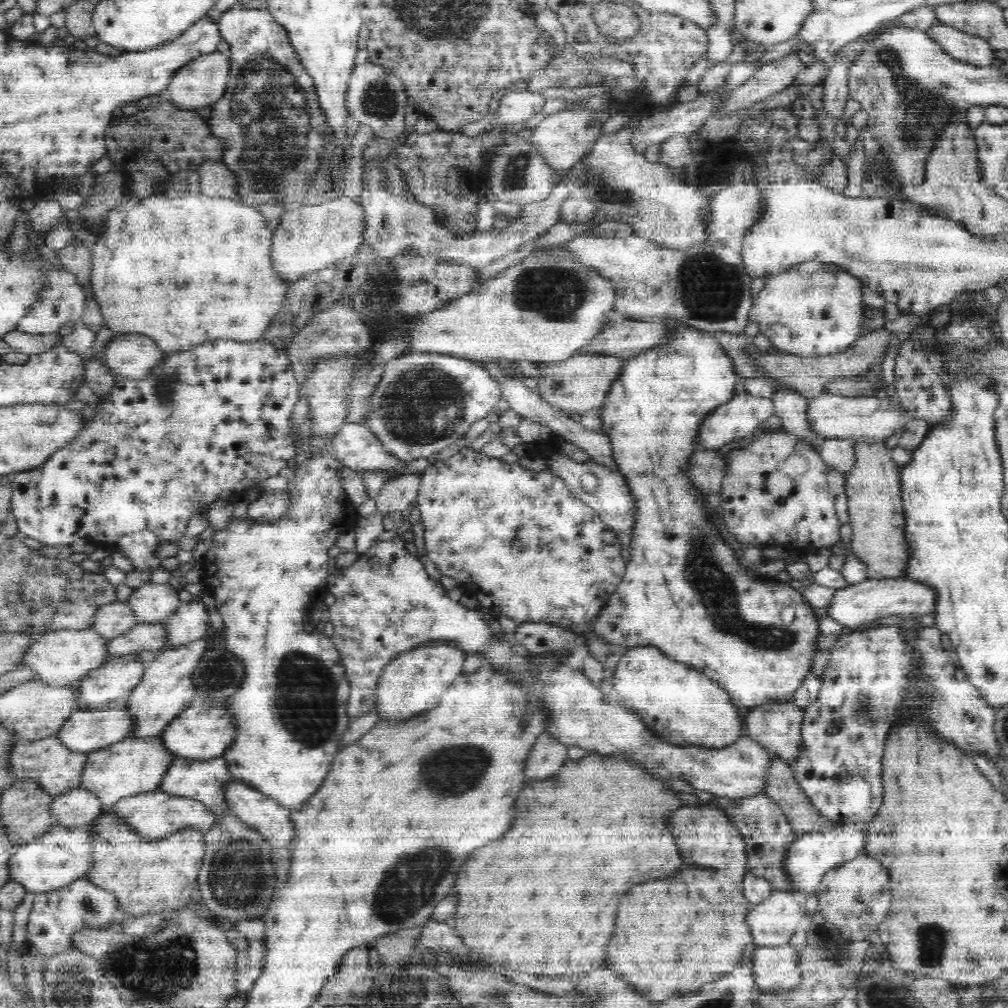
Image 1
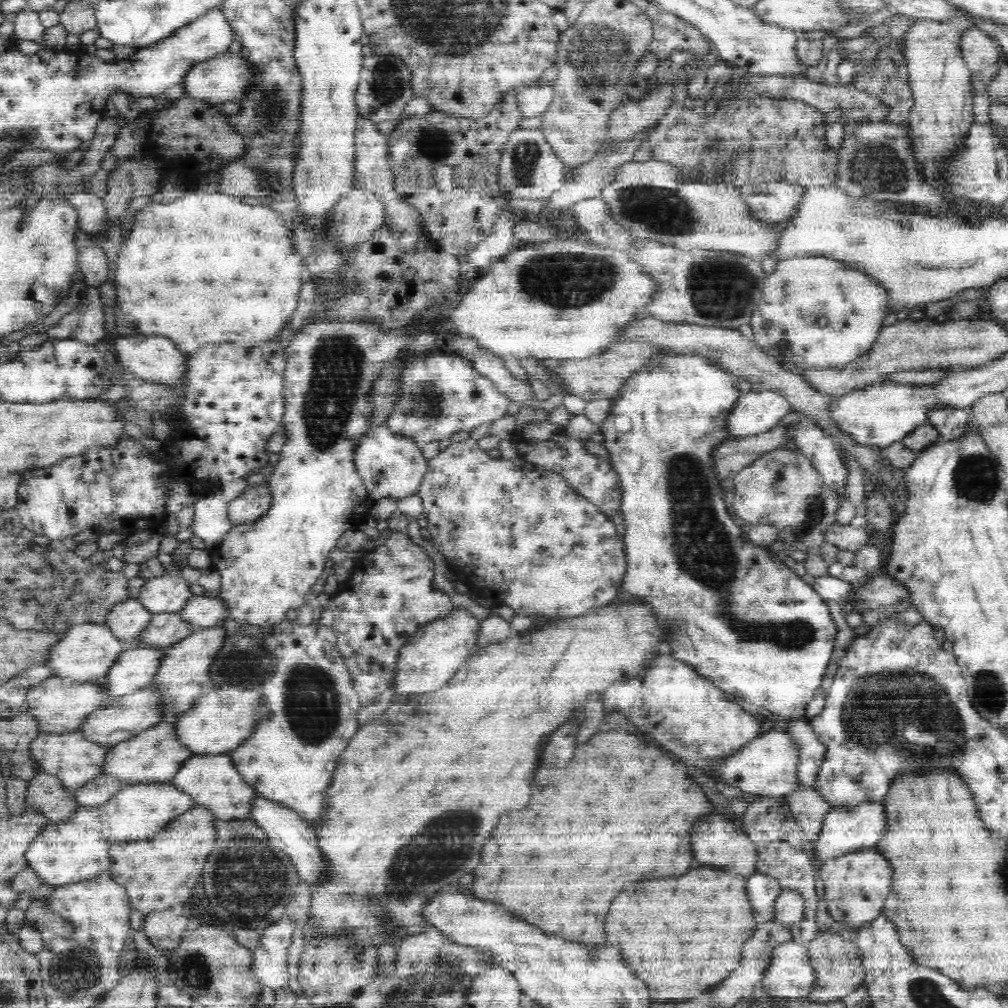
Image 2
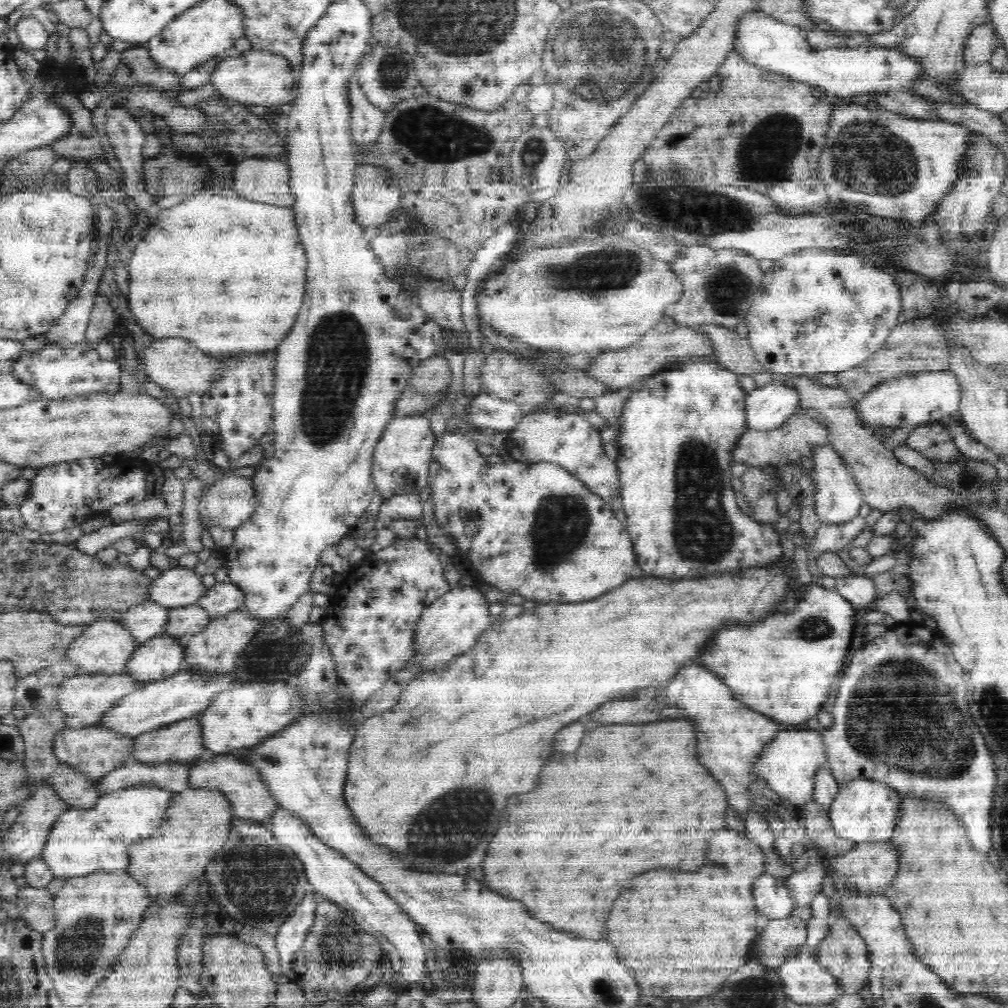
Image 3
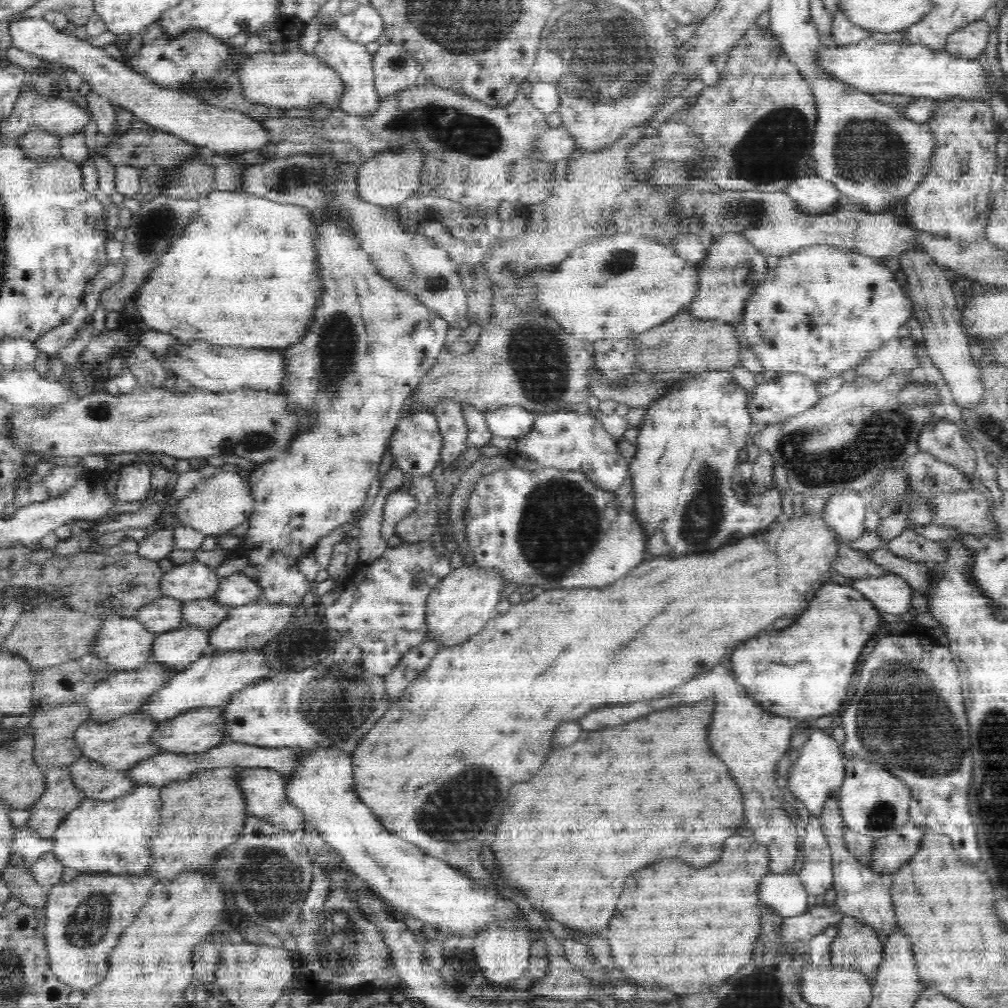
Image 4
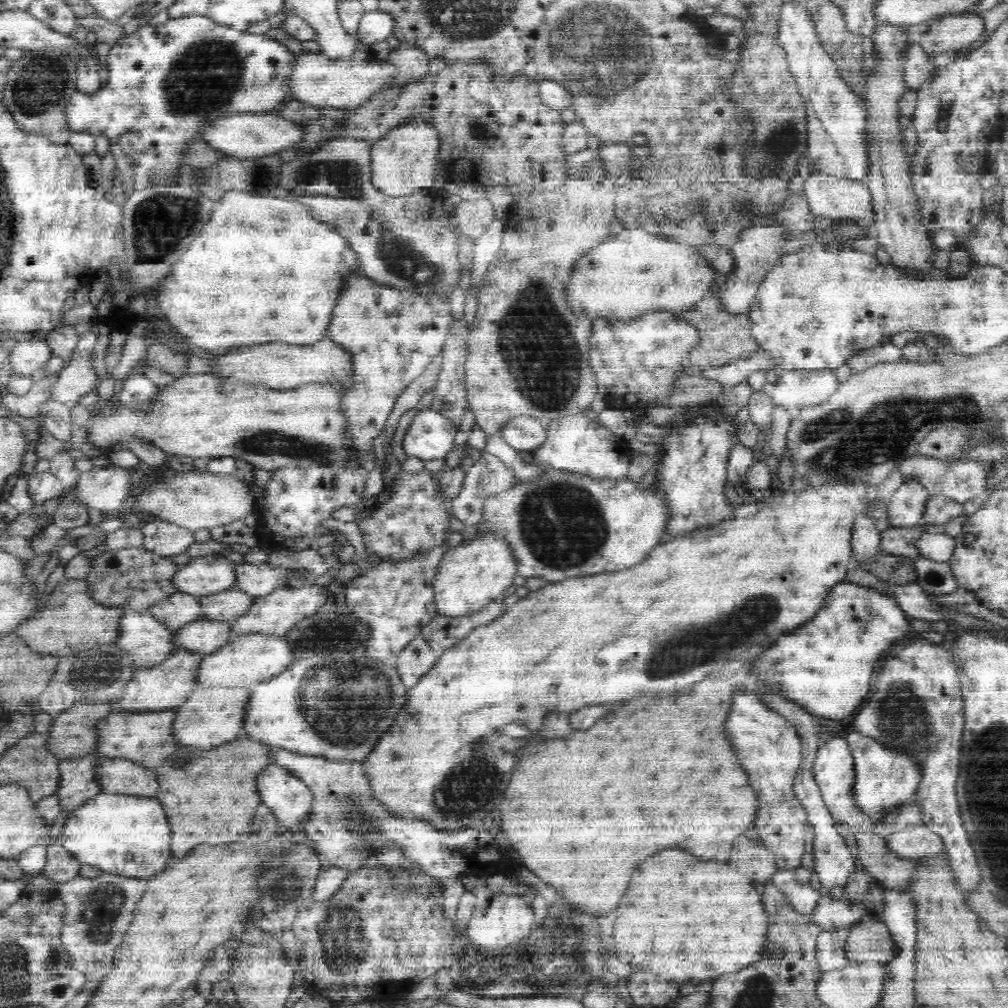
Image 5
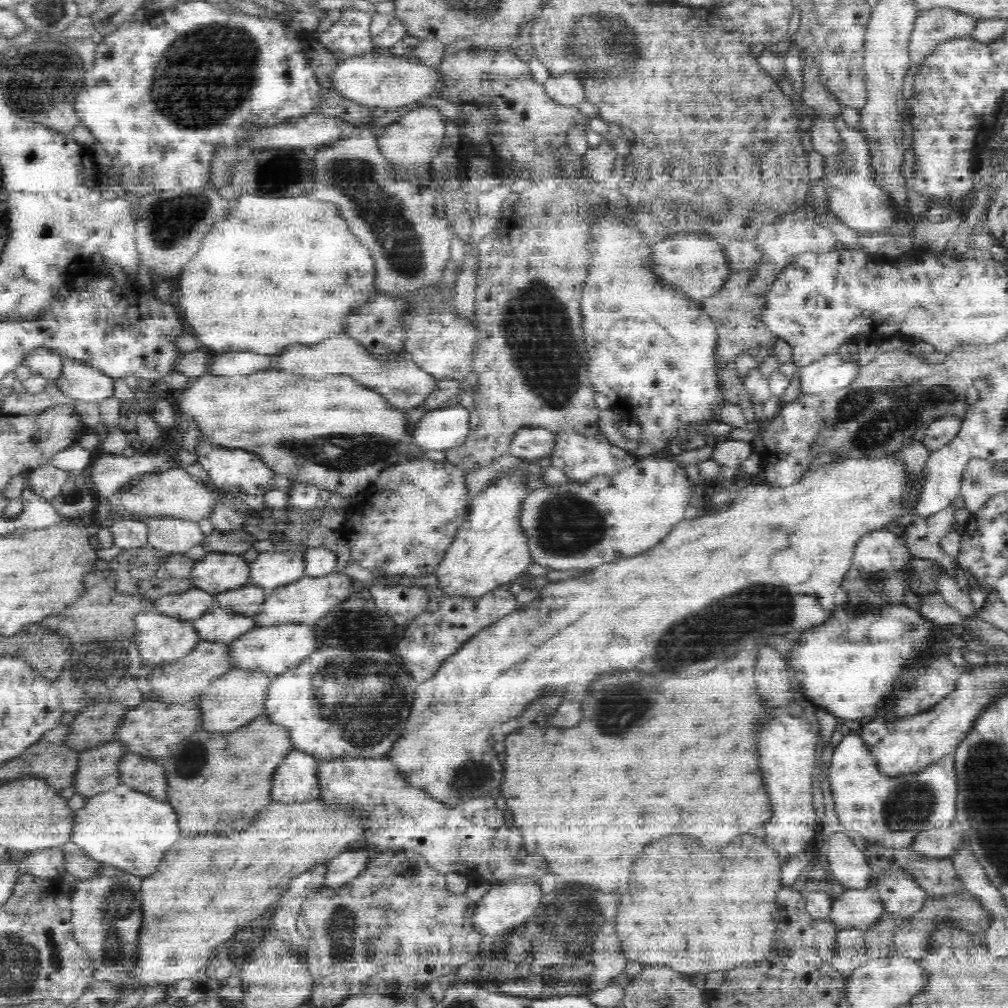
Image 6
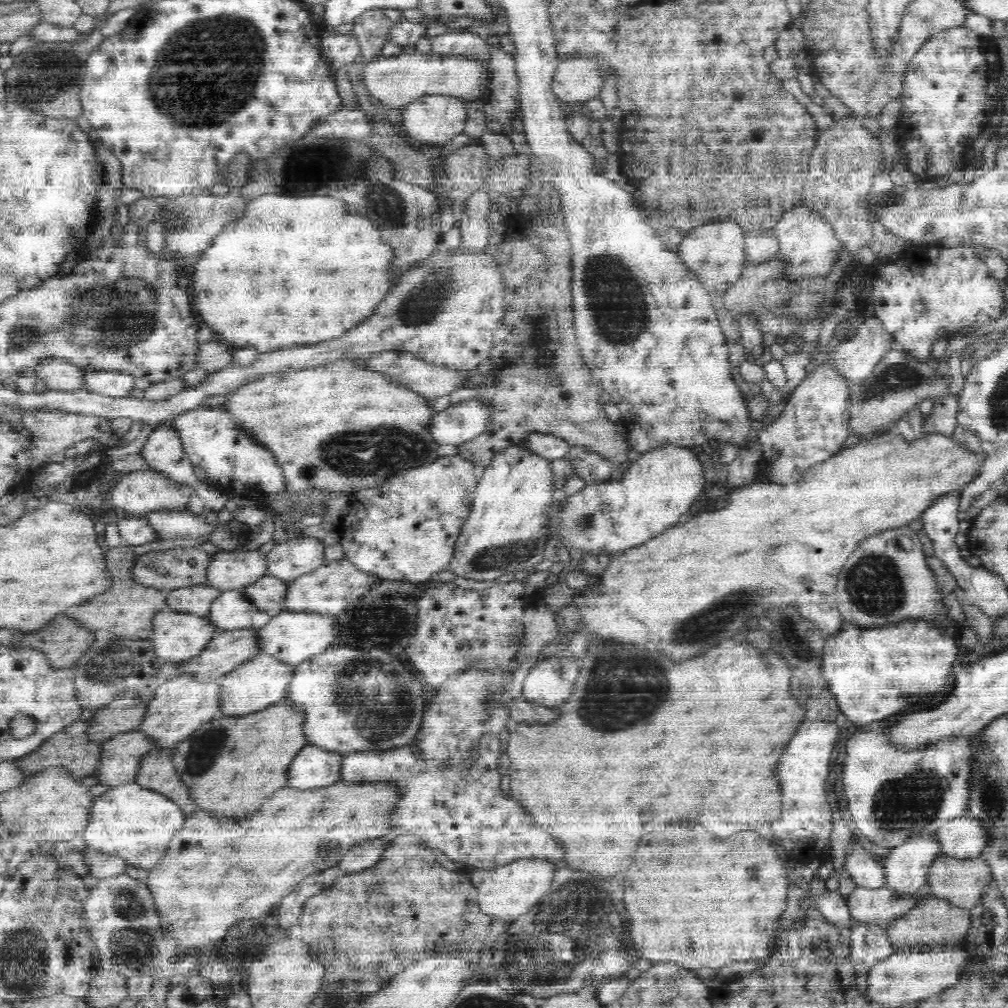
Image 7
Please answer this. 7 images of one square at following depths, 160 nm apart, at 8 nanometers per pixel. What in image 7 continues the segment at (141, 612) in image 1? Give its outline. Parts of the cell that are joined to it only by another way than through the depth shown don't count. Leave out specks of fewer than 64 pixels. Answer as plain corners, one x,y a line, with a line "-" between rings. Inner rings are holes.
259,549
220,550
208,569
208,584
221,590
245,588
269,571
268,556

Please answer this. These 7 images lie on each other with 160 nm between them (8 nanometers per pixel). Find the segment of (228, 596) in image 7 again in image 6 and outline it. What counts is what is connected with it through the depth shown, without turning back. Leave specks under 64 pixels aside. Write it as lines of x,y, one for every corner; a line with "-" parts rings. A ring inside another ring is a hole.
217,605
194,621
201,640
220,640
222,642
238,640
246,632
256,628
257,616
246,616
234,612
226,605

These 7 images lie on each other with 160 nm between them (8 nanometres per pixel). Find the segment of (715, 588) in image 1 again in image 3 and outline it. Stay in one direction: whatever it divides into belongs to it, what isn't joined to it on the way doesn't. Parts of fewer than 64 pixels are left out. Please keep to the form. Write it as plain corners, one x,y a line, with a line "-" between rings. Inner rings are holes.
704,361
704,362
694,362
690,364
686,364
685,366
676,368
674,370
669,370
666,372
662,372
658,375
652,375
651,377
642,378
644,379
643,386
639,390
638,393
634,394
627,402
622,411
619,428
621,429
621,433
617,438
619,445
621,446
621,455
619,456
617,461
618,469
620,469
620,484
621,484
621,502
624,507
624,512
627,516
626,528
629,529
630,536
633,537
634,548
637,551
637,561
640,565
640,568
644,570
644,572
658,572
658,576
686,576
686,572
716,572
718,568
738,568
738,564
762,564
762,562
767,562
768,560
774,560
775,557
778,557
780,553
783,553
783,549
779,545
780,535
779,531
776,530
776,521
772,520
757,520
754,516
748,516
744,509
741,510
741,507
737,501
737,493
732,489
732,484
730,483
732,479
732,466
735,464
735,458
733,457
733,450
737,447
741,436
750,430
749,428
749,420
747,419
746,413
746,398
748,393
741,387
741,384
738,380
738,375
726,368
719,367
719,365
715,362
-
818,583
806,587
796,609
789,607
770,617
766,624
758,624
758,628
722,632
702,664
718,672
746,706
780,723
800,724
816,719
823,710
822,704
830,698
832,686
842,676
843,666
851,656
846,650
850,650
856,624
863,615
836,589
826,589

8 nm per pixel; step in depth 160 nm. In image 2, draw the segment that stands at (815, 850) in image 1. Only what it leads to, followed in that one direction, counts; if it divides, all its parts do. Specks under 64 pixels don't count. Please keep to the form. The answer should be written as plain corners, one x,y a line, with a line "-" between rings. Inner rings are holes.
867,797
860,804
834,804
830,808
824,822
822,834
817,836
815,850
817,859
838,857
859,849
874,848
880,840
885,839
889,826
889,814
886,811
885,801
877,797

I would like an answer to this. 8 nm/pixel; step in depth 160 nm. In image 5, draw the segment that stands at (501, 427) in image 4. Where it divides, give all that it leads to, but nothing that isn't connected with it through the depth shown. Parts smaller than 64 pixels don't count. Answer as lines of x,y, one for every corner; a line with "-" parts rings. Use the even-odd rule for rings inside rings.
522,417
508,423
501,438
516,451
533,453
545,446
548,427
546,420

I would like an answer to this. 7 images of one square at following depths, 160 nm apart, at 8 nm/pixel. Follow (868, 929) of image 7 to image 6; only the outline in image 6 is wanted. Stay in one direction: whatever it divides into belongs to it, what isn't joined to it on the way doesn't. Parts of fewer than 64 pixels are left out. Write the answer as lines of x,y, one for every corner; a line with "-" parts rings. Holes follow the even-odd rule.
848,927
838,932
834,969
838,969
846,979
873,959
868,953
866,933
856,927

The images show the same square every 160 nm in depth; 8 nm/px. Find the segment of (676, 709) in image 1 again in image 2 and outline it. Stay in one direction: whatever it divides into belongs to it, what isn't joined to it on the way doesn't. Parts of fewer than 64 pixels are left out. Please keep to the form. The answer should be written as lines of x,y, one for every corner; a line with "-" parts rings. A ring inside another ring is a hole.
662,656
658,668
642,676
642,680
614,683
601,700
605,714
622,714
640,732
648,732
648,736
666,744
678,760
712,776
718,786
729,786
720,775
729,756
738,754
765,734
762,733
763,719
728,700
727,692
700,676
690,664
670,656

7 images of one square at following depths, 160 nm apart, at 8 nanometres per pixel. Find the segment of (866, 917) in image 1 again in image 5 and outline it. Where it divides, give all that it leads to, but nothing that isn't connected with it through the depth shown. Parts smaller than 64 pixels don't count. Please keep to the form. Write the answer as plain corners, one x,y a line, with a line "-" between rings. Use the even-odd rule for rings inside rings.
925,825
898,832
886,839
886,842
890,850
902,858
925,860
944,855
946,852
946,844
940,834

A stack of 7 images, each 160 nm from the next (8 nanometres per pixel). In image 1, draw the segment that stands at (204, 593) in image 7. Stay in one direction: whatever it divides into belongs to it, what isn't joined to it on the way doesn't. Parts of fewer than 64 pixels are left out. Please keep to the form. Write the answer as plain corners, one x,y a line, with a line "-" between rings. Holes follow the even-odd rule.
129,601
105,604
94,618
93,628
108,639
115,639
137,626
138,616

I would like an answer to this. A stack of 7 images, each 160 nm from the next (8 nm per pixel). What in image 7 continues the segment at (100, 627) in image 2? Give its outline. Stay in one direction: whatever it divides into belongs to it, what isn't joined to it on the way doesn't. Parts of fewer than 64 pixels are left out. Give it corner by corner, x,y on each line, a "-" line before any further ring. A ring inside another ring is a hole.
164,610
157,616
156,632
152,639
156,644
157,655
177,665
198,658
220,631
221,628
214,625
214,621
210,620
209,616

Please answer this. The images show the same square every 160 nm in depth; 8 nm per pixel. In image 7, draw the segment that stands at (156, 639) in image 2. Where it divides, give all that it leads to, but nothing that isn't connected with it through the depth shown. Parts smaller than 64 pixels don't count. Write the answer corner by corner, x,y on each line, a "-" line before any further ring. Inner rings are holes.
266,574
244,589
258,608
266,611
270,617
274,617
285,610
290,584
290,580
282,580
281,577

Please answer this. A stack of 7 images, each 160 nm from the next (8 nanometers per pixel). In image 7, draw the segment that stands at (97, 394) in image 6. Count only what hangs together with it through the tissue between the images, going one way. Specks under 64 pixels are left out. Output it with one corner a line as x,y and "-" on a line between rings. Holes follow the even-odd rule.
118,370
88,371
85,388
96,390
111,398
126,397
136,388
134,376

